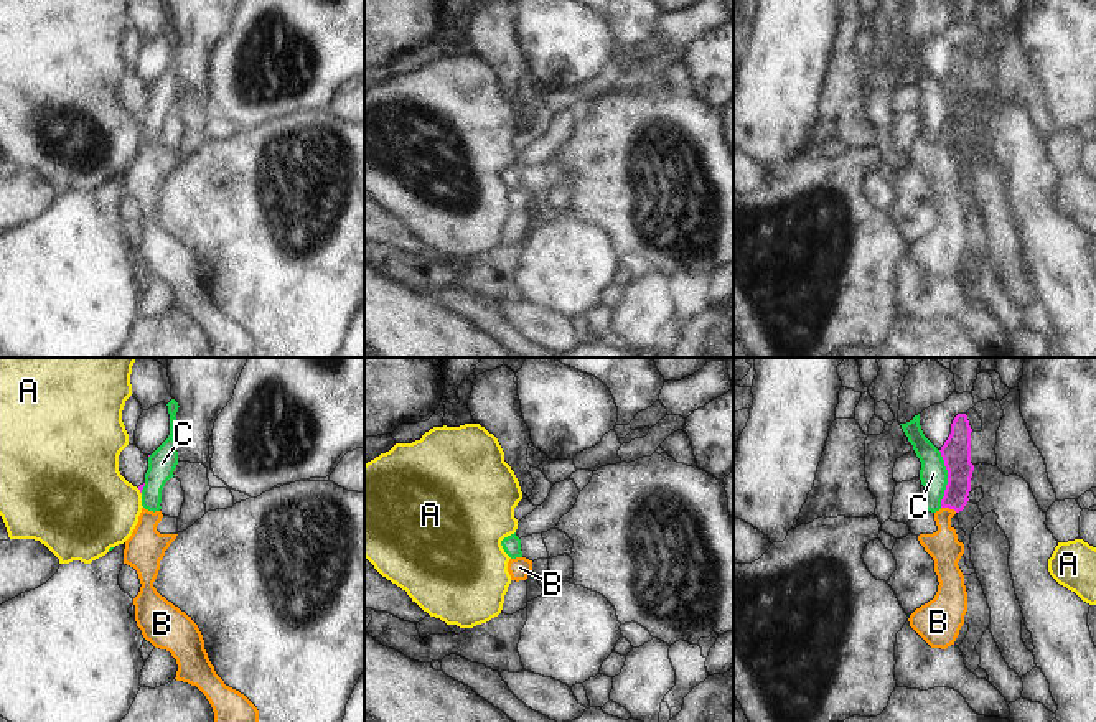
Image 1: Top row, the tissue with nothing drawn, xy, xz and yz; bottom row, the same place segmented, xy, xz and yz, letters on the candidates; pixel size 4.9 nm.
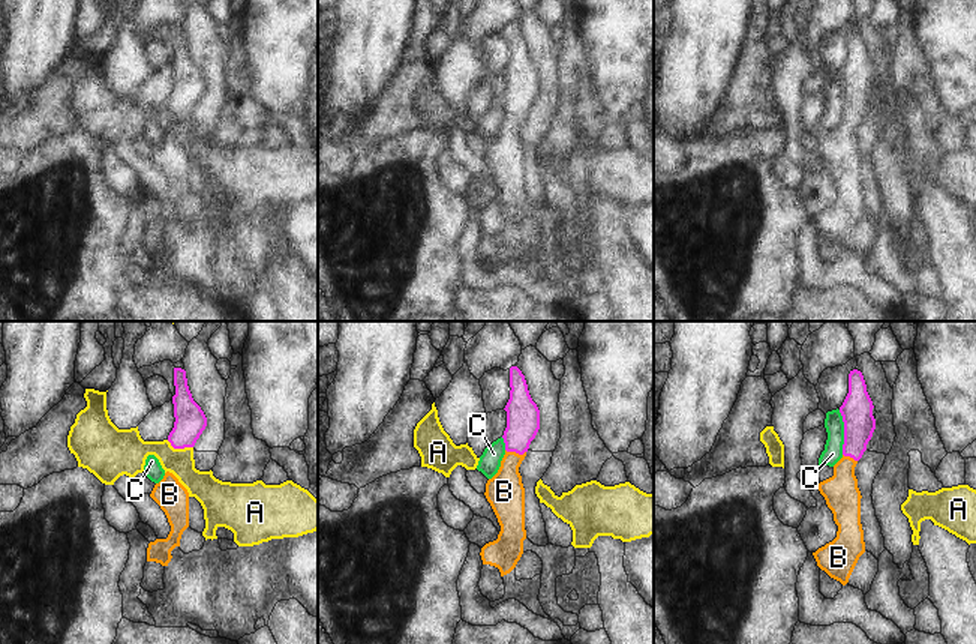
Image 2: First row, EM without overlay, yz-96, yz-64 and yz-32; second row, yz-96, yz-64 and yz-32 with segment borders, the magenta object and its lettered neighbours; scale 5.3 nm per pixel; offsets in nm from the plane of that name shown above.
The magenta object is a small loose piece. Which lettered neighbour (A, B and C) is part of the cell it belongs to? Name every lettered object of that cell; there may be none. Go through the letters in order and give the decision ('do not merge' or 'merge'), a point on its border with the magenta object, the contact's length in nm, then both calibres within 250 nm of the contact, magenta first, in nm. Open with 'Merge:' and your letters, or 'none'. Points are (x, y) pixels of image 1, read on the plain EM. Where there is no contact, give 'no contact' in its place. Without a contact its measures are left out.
Merge: B
A: do not merge; meets magenta in xy at (140, 122); contact 40 nm long; 20 nm thick on the magenta side, 420 nm on the other
B: merge; meets magenta in yz at (950, 139); contact 80 nm long; 130 nm thick on the magenta side, 160 nm on the other
C: do not merge; meets magenta in yz at (948, 109); contact 280 nm long; 140 nm thick on the magenta side, 140 nm on the other

